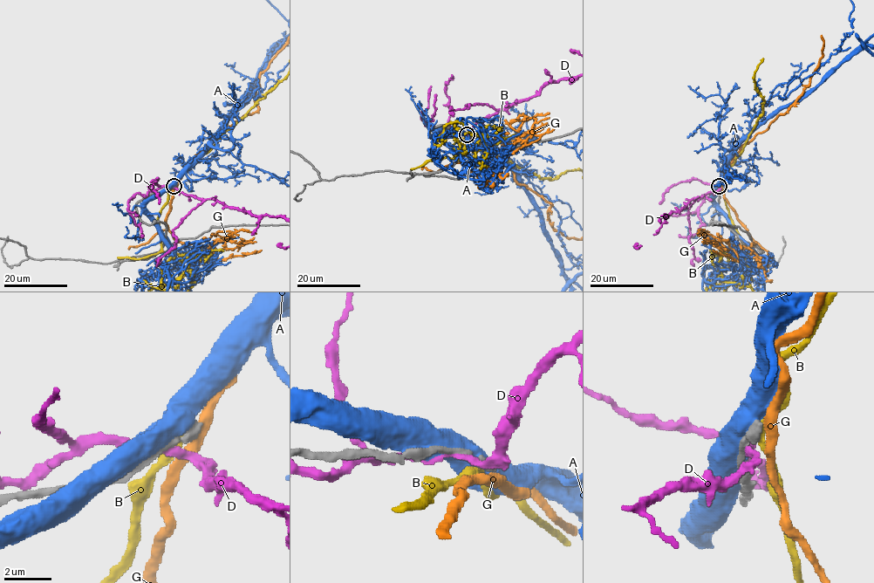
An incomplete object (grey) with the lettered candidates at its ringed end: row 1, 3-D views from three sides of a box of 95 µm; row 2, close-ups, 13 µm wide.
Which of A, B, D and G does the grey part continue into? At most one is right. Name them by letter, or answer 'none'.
none

